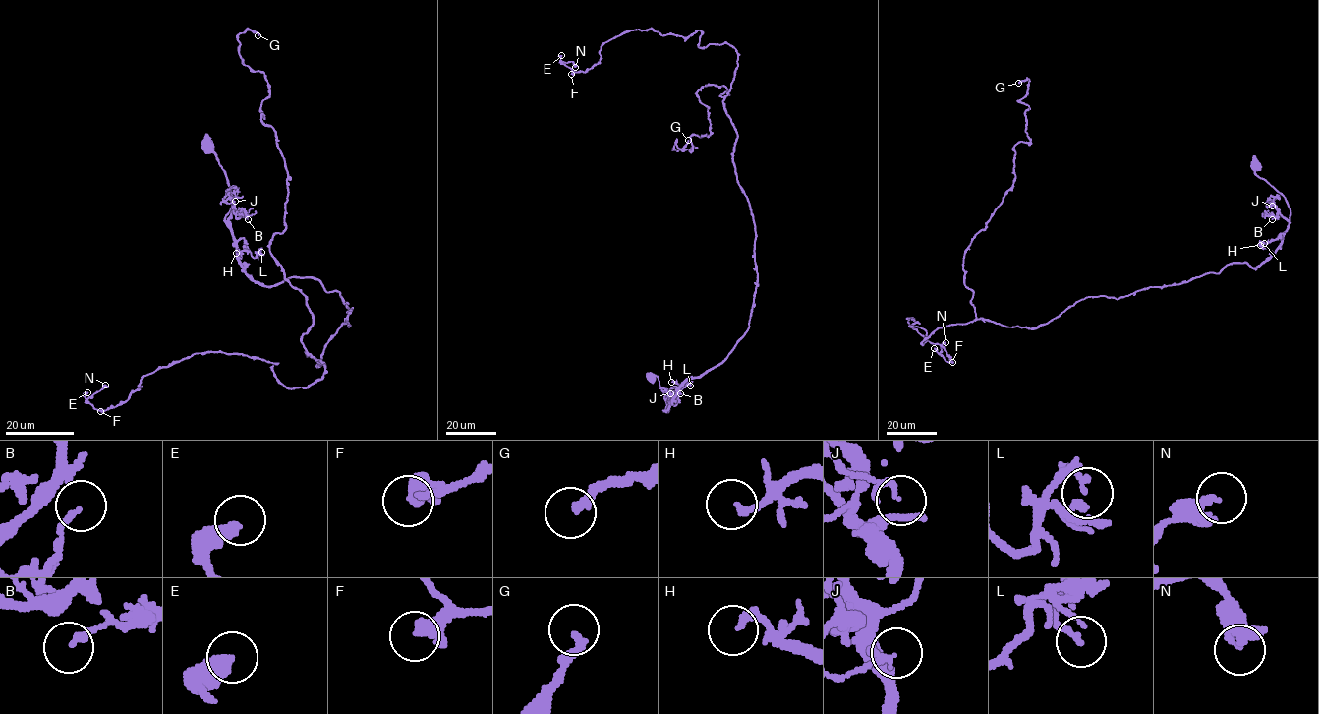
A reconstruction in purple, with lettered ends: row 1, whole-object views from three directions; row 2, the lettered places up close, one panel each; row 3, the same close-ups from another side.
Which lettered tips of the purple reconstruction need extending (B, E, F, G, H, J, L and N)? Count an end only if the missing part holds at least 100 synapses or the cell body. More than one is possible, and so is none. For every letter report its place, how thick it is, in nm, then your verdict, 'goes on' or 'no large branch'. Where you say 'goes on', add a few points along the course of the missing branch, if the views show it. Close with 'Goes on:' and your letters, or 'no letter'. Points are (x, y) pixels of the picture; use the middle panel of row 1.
B: at (680, 393); 190 nm thick; no large branch
E: at (561, 55); 460 nm thick; no large branch
F: at (571, 74); 340 nm thick; no large branch
G: at (688, 140); 260 nm thick; no large branch
H: at (671, 382); 240 nm thick; no large branch
J: at (670, 393); 120 nm thick; no large branch
L: at (690, 386); 170 nm thick; no large branch
N: at (575, 67); 220 nm thick; no large branch
Goes on: no letter

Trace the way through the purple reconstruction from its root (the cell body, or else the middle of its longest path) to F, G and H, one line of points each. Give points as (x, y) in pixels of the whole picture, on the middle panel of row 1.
F: (651, 378), (668, 411), (748, 327), (755, 227), (723, 103), (737, 53), (634, 29), (571, 74)
G: (651, 378), (668, 411), (734, 347), (754, 299), (724, 86), (697, 92), (710, 134), (672, 149), (688, 140)
H: (651, 378), (659, 379), (668, 407), (668, 411), (663, 411), (677, 401), (681, 386), (671, 382)

